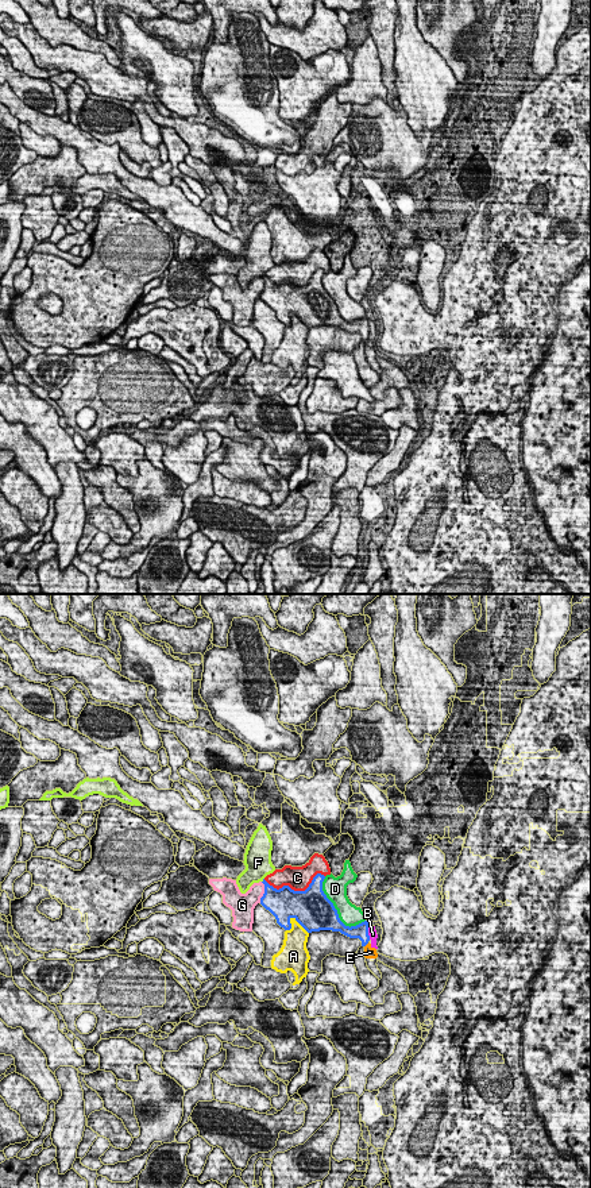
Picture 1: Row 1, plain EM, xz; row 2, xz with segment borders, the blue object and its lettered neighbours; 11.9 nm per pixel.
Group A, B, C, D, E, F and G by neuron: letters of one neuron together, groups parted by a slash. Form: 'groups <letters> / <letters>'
groups A / B E / C / D / F / G

